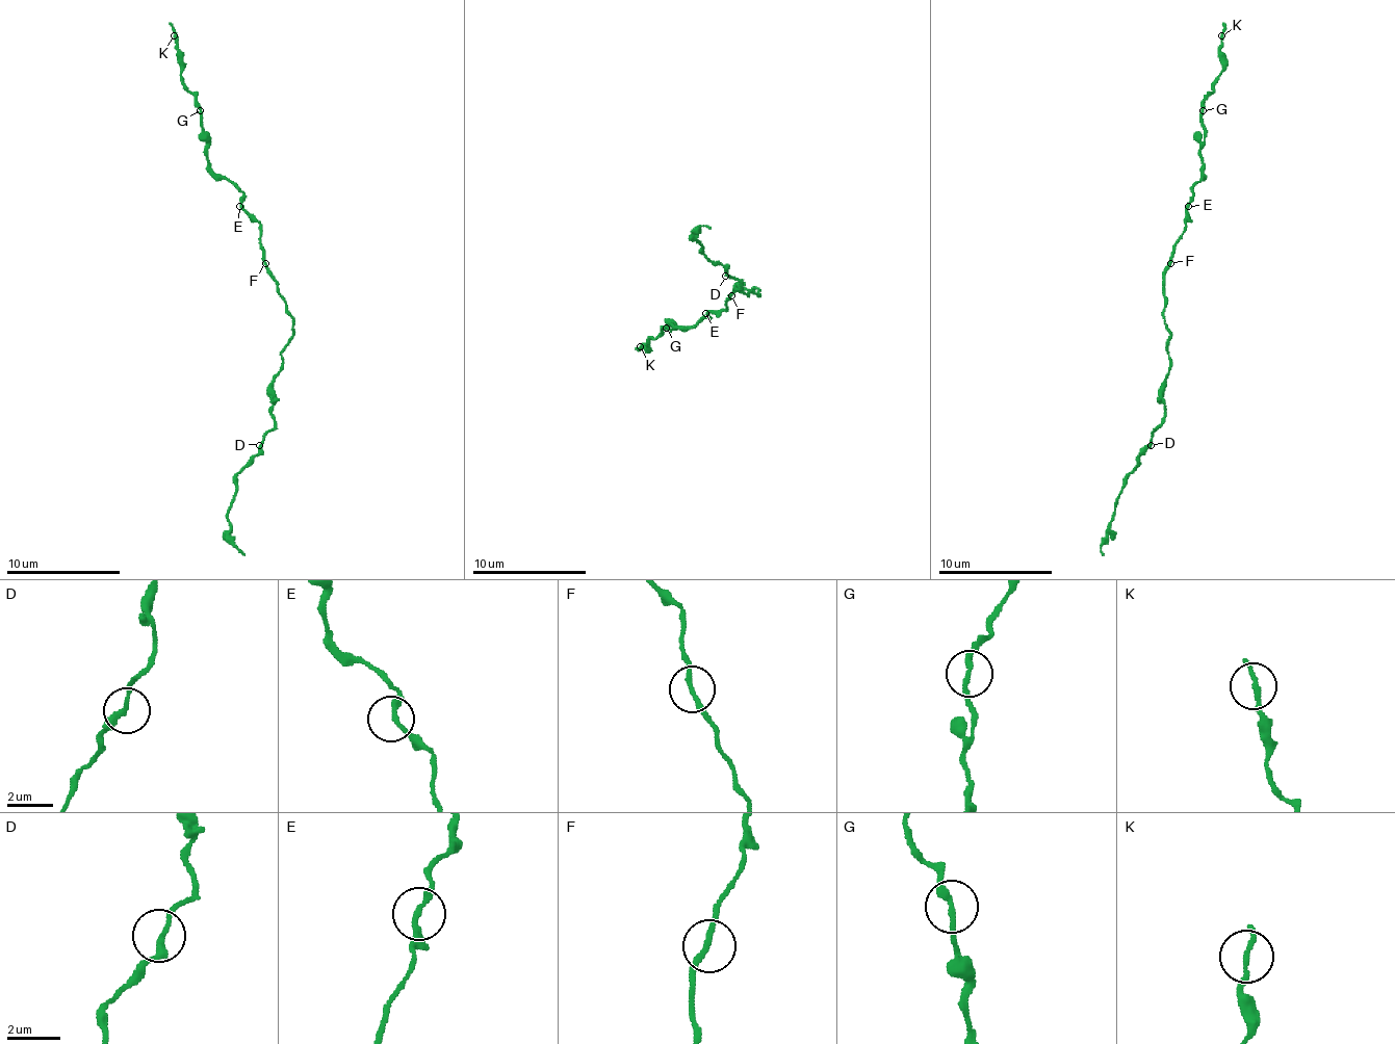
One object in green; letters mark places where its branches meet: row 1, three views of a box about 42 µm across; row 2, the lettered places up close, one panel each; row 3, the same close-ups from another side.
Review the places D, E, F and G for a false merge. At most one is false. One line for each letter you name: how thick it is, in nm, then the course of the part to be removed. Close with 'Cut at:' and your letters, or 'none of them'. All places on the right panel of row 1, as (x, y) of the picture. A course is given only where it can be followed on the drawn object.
Cut at: none of them

